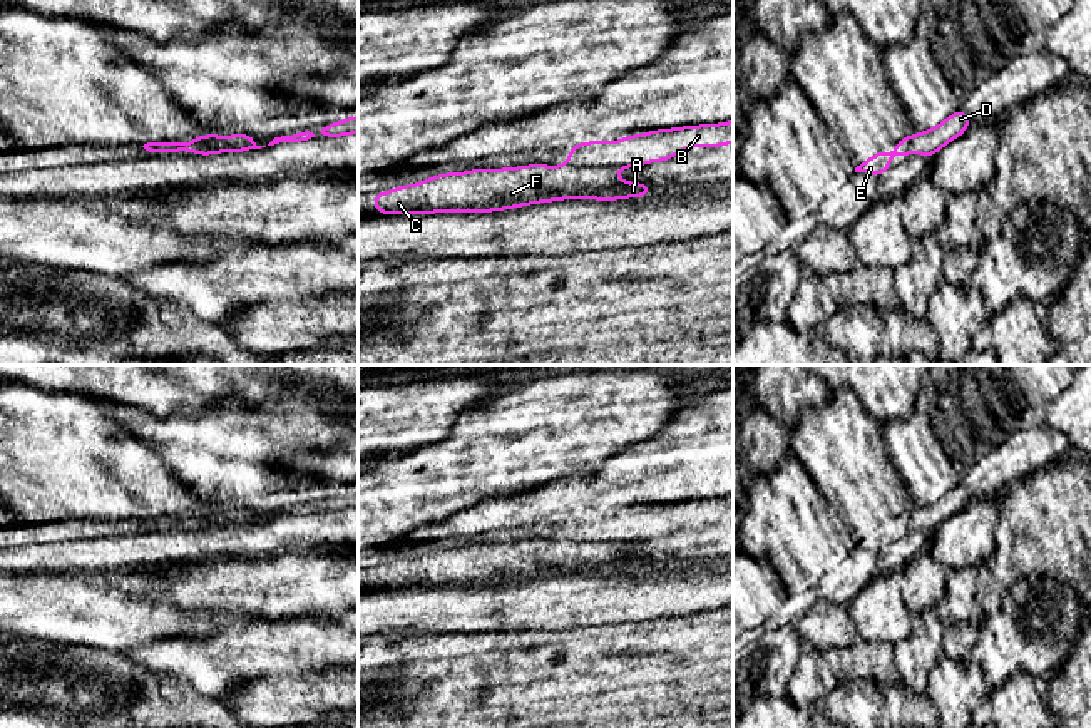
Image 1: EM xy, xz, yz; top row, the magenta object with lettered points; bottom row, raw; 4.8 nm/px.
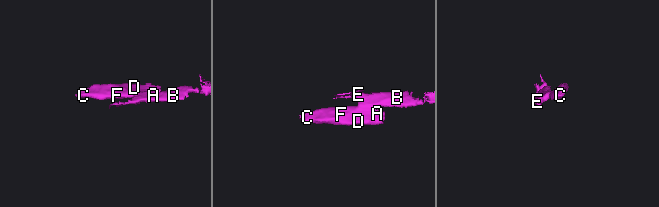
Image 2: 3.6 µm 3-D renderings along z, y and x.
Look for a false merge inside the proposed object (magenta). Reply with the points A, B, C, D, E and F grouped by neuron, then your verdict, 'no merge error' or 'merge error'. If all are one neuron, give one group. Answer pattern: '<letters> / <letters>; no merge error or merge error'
A C D F / B E; merge error

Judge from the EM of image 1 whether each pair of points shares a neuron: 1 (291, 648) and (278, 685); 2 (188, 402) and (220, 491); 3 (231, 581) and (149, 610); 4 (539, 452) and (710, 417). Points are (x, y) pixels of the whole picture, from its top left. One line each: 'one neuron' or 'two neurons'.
1: two neurons
2: two neurons
3: two neurons
4: two neurons

